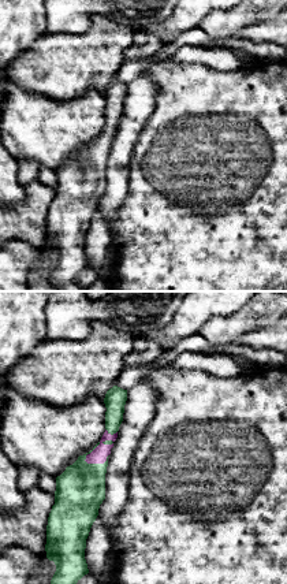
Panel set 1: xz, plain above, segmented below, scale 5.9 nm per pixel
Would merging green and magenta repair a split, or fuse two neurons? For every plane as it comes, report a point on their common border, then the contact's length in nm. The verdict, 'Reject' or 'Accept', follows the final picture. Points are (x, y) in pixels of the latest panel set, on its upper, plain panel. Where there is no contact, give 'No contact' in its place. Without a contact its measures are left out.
Touches green at (97, 138). Shared border 200 nm

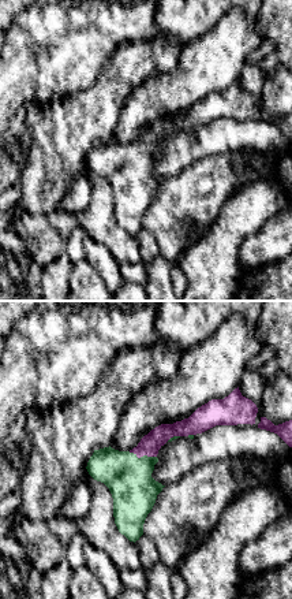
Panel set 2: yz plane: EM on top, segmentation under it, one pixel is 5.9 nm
Touches green at (142, 151). Shared border 170 nm

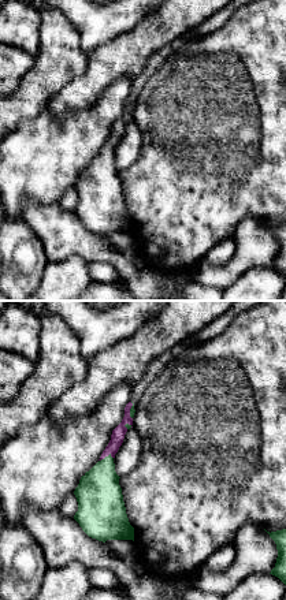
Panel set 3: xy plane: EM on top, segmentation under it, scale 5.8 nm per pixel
Touches green at (106, 151). Shared border 90 nm

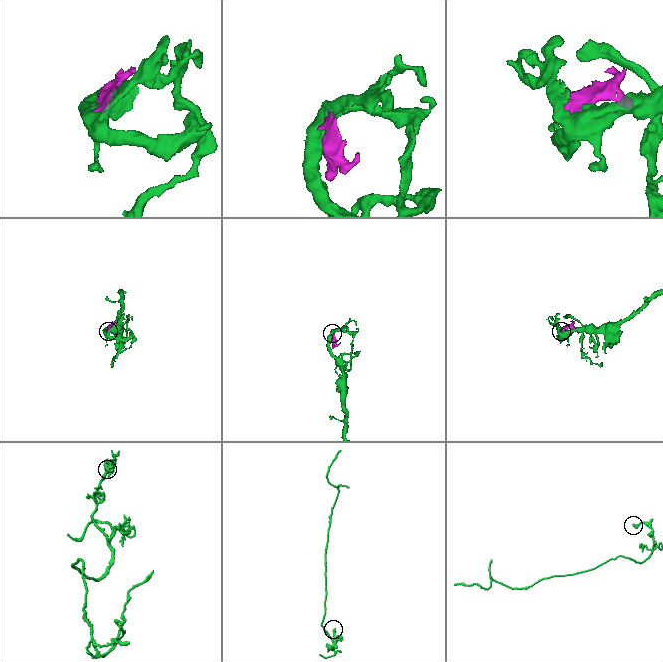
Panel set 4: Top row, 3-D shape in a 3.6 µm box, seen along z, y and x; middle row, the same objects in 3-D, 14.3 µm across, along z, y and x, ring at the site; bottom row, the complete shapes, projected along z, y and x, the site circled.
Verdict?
Accept

